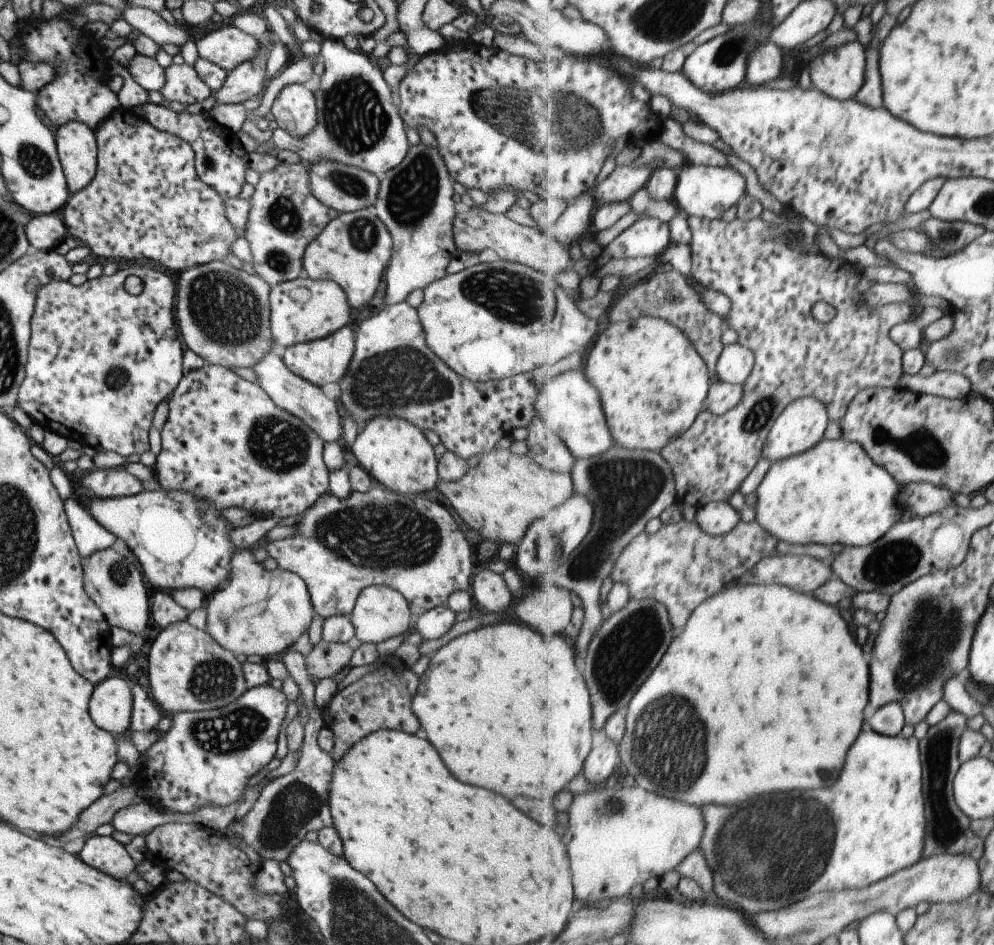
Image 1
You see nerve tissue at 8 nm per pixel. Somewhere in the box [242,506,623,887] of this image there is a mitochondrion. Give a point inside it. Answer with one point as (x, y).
(297, 803)

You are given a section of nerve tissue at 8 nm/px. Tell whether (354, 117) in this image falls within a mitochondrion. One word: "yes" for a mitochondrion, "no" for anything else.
yes

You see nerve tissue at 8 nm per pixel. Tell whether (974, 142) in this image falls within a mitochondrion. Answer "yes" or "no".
no

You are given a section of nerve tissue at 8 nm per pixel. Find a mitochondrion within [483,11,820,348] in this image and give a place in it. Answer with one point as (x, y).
(731, 48)

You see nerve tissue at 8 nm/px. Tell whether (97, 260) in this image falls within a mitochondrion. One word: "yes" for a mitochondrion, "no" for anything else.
no

